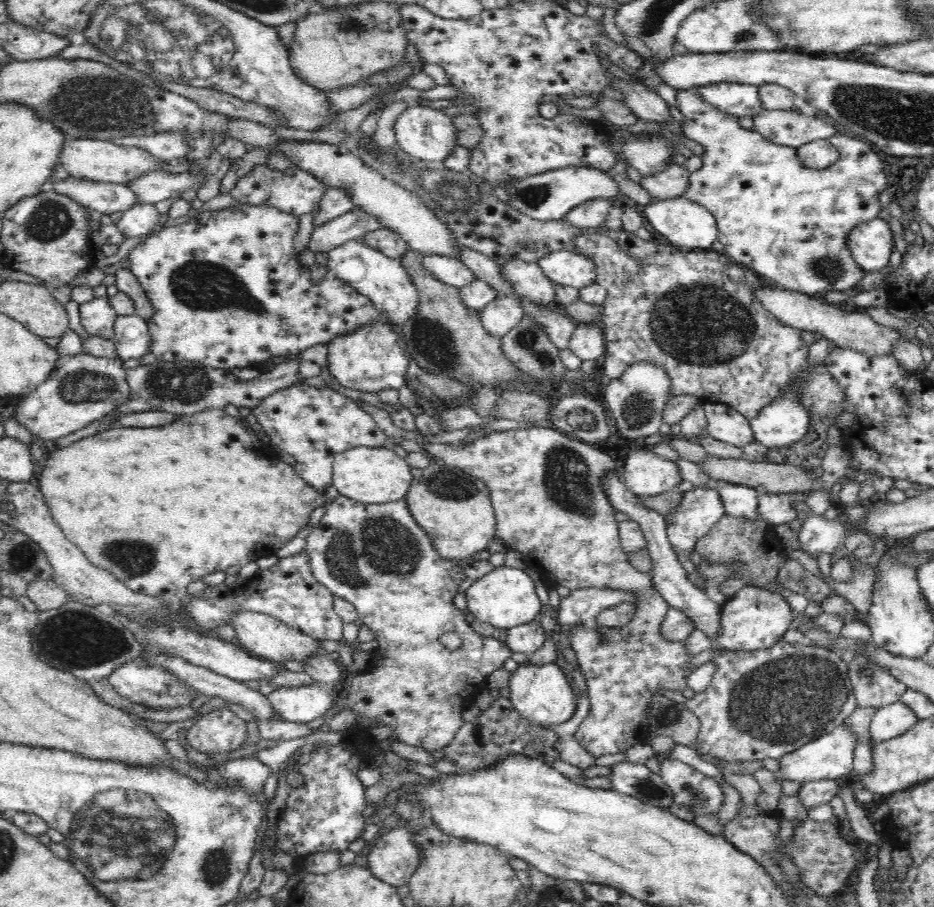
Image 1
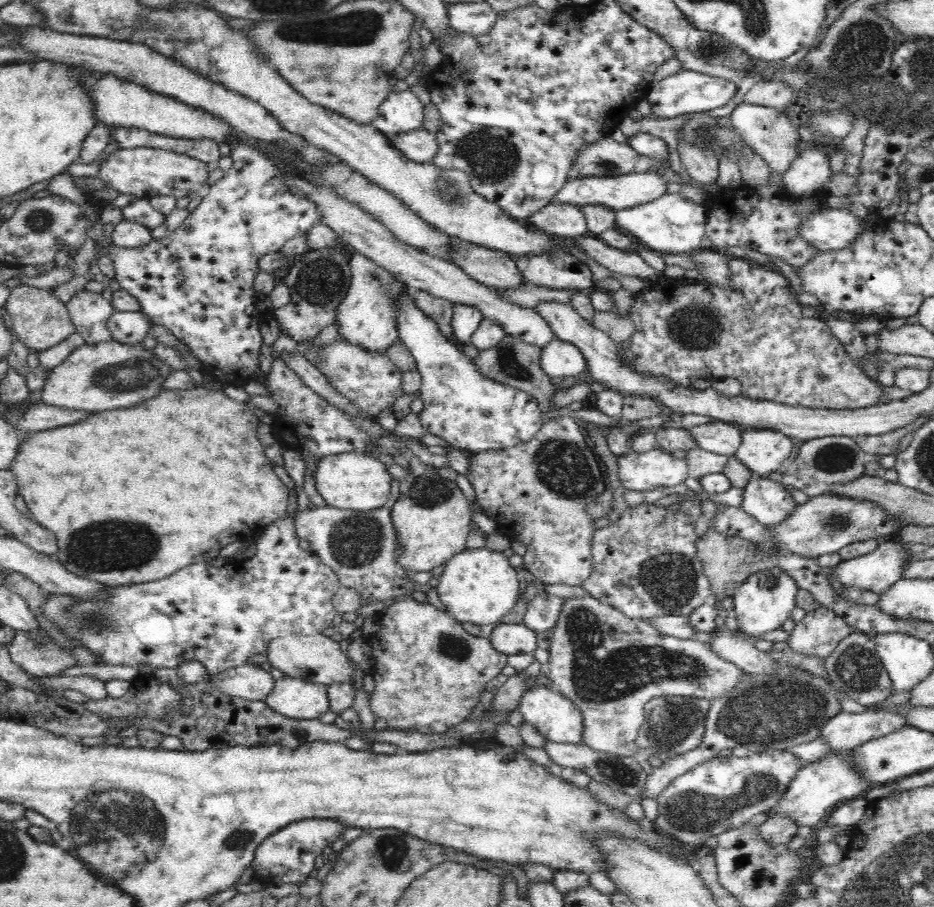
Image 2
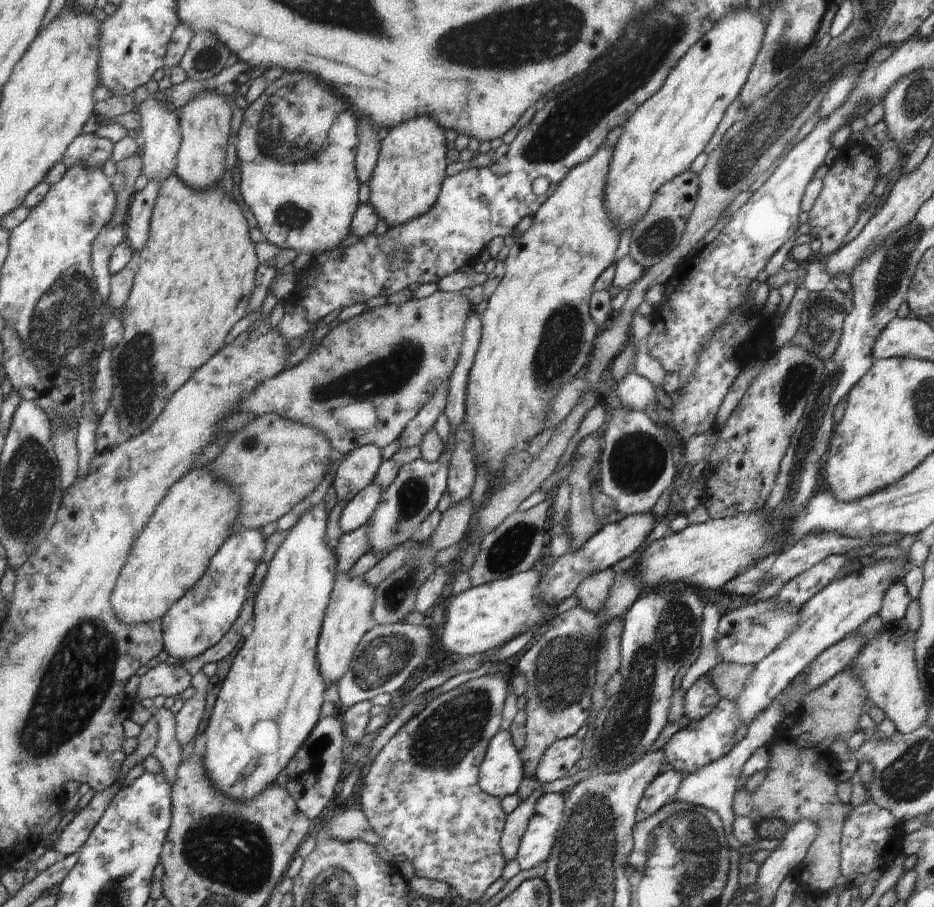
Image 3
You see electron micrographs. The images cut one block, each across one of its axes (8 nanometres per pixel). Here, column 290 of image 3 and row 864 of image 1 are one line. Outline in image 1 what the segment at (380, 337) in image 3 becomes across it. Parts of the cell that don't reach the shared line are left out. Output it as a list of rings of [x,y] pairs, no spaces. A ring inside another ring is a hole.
[[[400,823],[377,839],[366,860],[369,871],[378,880],[396,889],[409,883],[420,864],[420,849],[412,839],[413,835]]]

